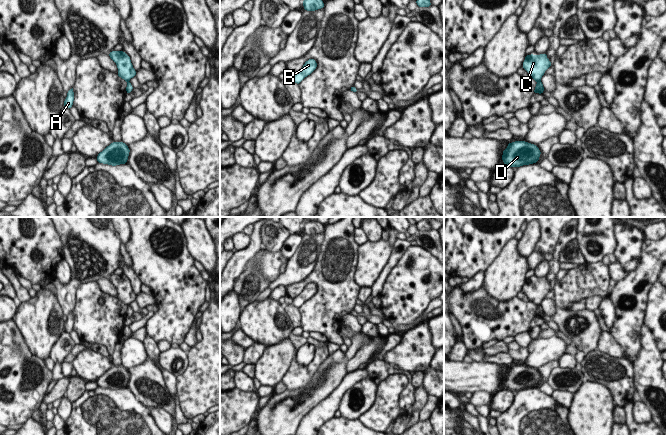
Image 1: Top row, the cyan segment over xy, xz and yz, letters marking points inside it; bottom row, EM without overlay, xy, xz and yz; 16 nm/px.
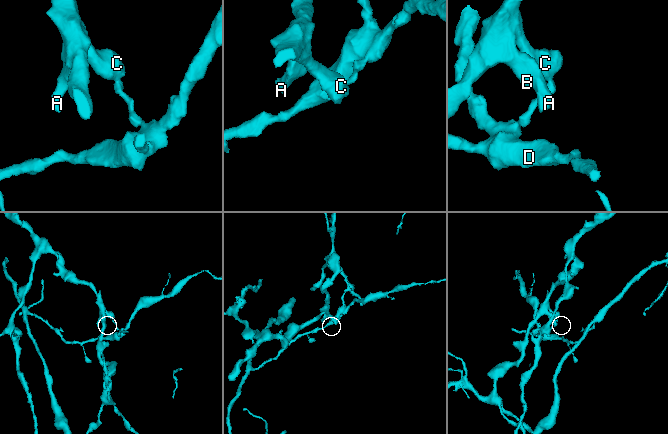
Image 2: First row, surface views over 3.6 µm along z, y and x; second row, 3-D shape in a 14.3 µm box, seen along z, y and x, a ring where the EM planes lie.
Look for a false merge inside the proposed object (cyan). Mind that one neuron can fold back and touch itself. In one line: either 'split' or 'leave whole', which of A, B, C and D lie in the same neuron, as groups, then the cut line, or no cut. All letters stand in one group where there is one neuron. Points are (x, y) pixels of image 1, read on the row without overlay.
split; groups A B C / D; cut yz (539, 304), (537, 306)

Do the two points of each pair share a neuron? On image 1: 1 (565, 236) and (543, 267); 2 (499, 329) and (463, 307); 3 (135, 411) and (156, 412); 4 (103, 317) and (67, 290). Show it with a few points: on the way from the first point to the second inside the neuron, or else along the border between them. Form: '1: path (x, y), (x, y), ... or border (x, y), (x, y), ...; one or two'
1: border (549, 262), (549, 271), (545, 276); two
2: path (490, 329), (472, 312); one
3: border (147, 408), (156, 424); two
4: border (82, 282), (76, 291), (76, 304), (72, 311); two

